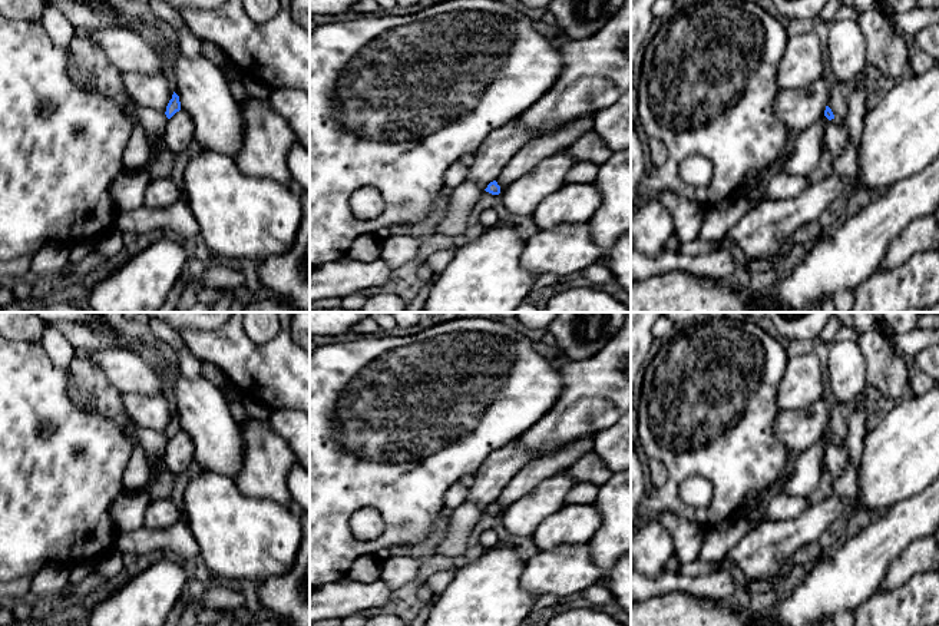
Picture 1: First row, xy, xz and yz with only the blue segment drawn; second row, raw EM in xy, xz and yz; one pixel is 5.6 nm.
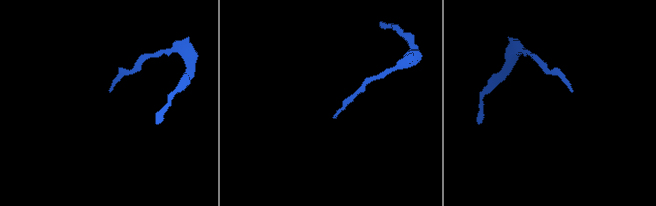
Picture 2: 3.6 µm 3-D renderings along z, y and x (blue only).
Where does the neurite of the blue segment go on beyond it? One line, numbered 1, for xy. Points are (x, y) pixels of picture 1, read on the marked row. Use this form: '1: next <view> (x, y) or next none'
1: next none

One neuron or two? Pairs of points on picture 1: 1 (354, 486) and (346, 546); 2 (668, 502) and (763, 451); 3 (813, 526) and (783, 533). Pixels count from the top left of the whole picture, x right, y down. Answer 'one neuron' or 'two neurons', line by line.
1: one neuron
2: one neuron
3: one neuron

